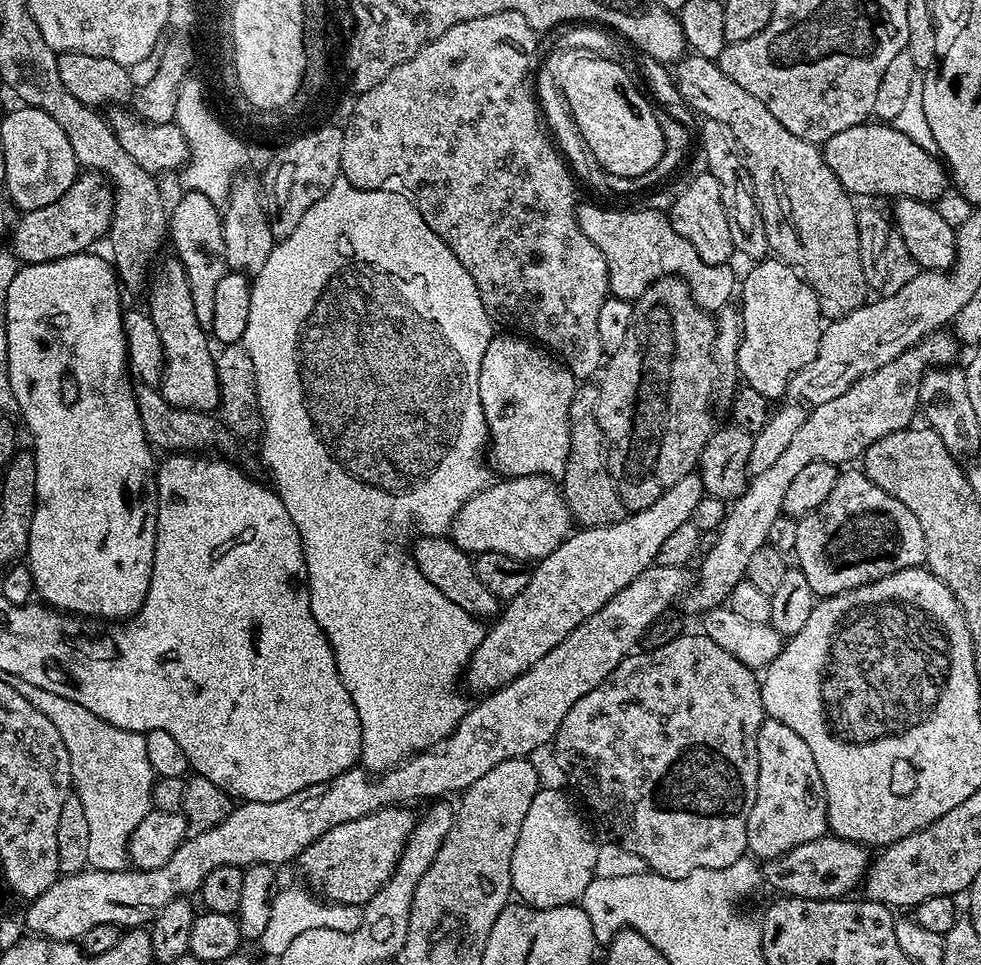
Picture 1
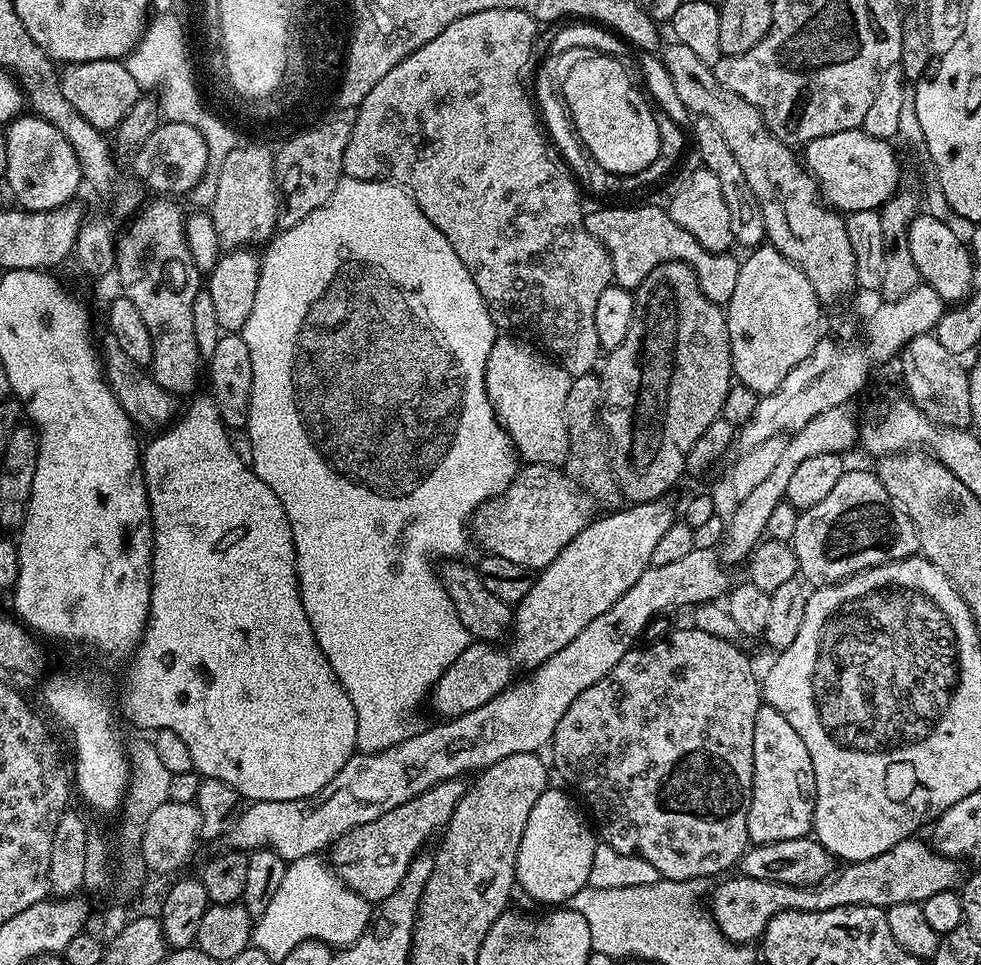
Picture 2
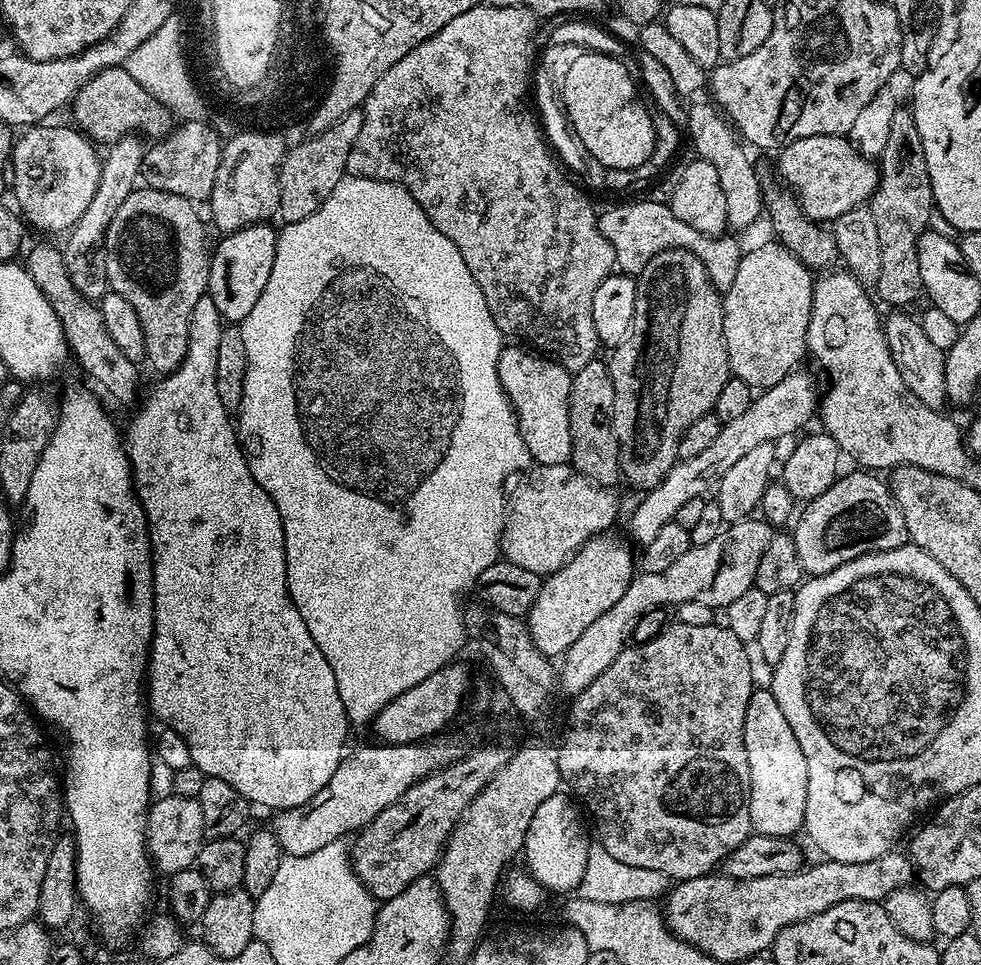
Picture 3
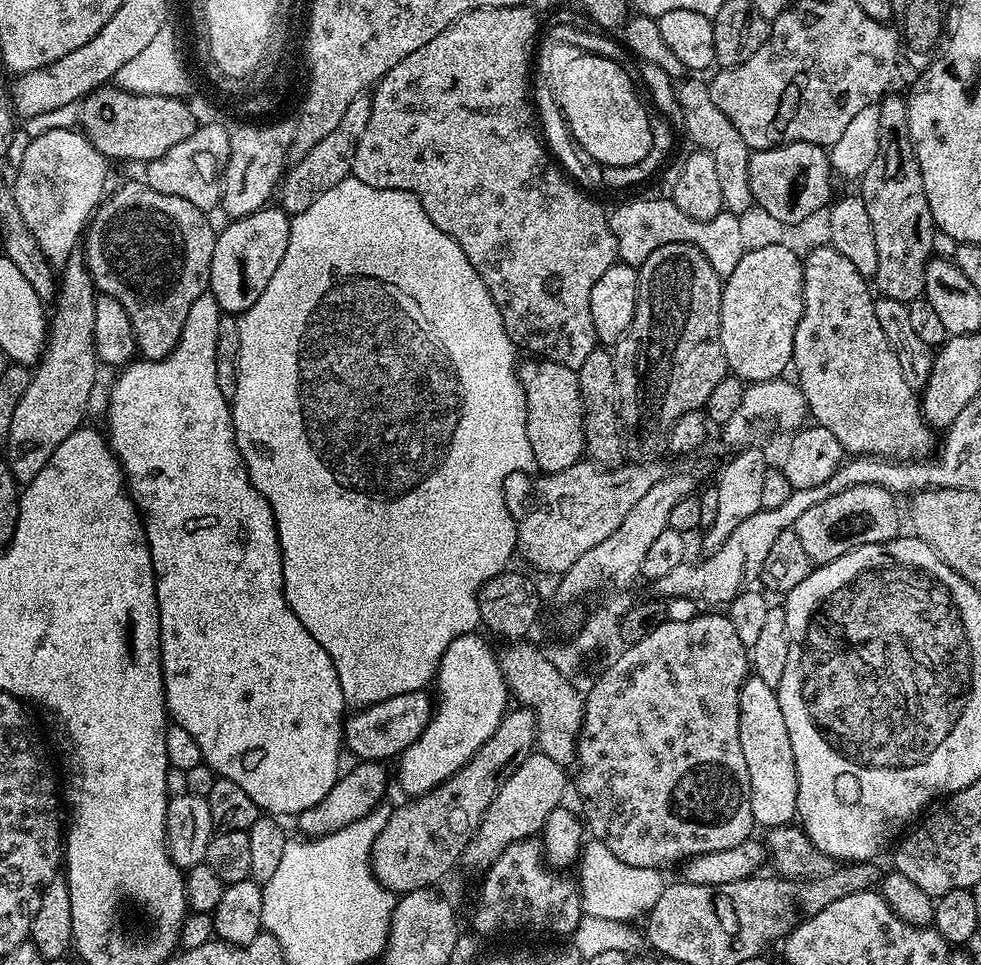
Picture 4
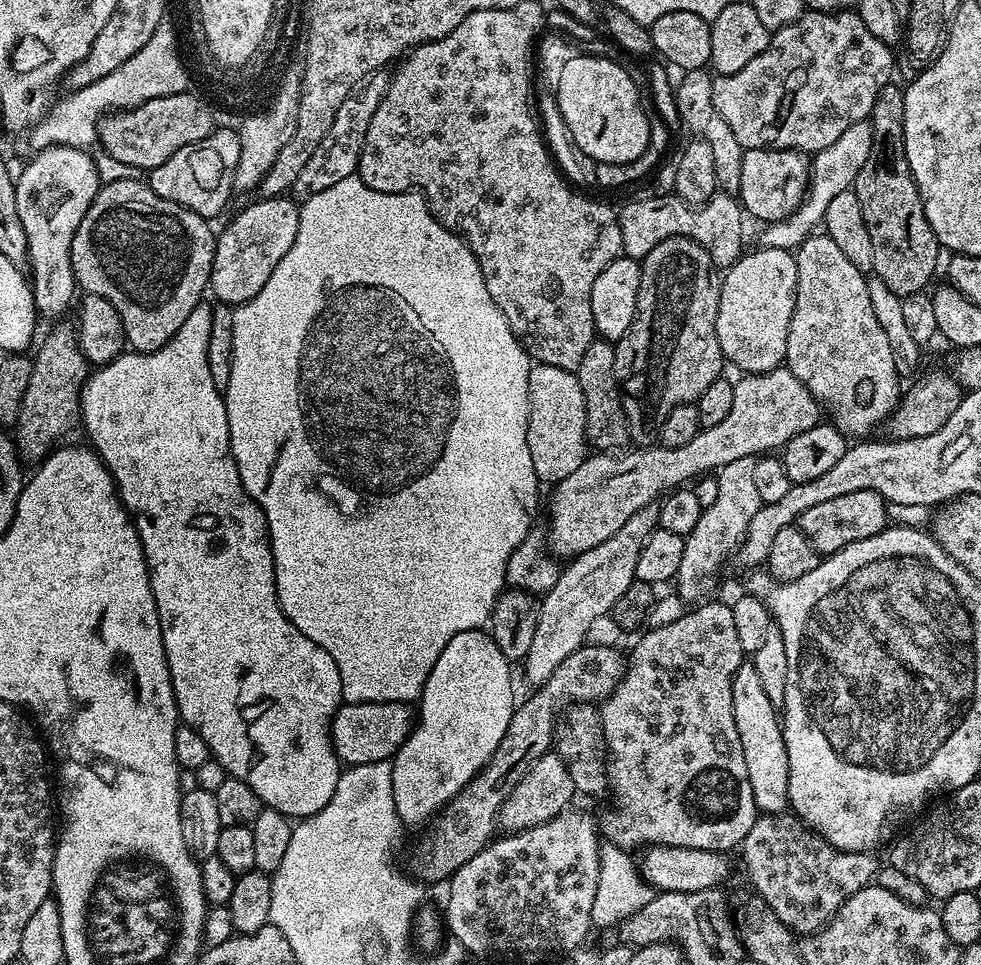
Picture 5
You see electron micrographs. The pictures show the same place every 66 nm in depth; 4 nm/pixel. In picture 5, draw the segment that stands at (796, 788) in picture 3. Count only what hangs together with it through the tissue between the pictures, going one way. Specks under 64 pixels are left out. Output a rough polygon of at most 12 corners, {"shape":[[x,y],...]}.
{"shape":[[758,670],[732,679],[734,726],[761,813],[789,807],[781,713]]}

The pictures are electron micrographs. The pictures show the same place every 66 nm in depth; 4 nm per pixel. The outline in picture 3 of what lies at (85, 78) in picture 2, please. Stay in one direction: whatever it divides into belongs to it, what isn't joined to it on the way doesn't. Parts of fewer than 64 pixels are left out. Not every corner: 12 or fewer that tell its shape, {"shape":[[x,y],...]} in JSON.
{"shape":[[122,66],[94,74],[70,105],[75,127],[112,145],[174,117]]}

